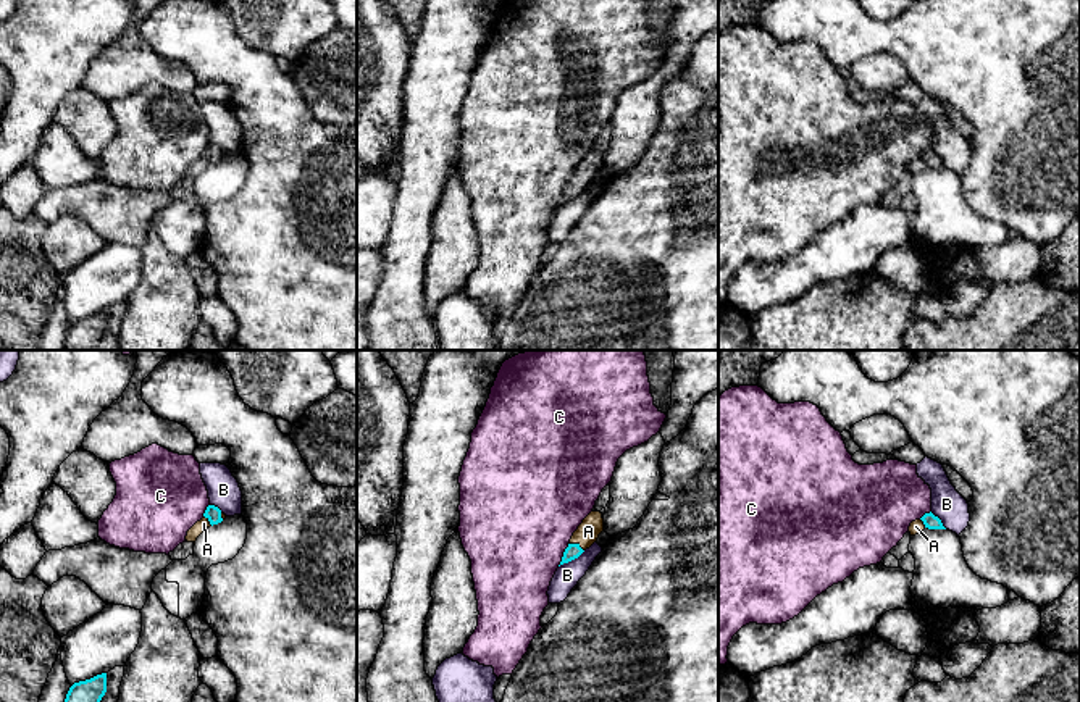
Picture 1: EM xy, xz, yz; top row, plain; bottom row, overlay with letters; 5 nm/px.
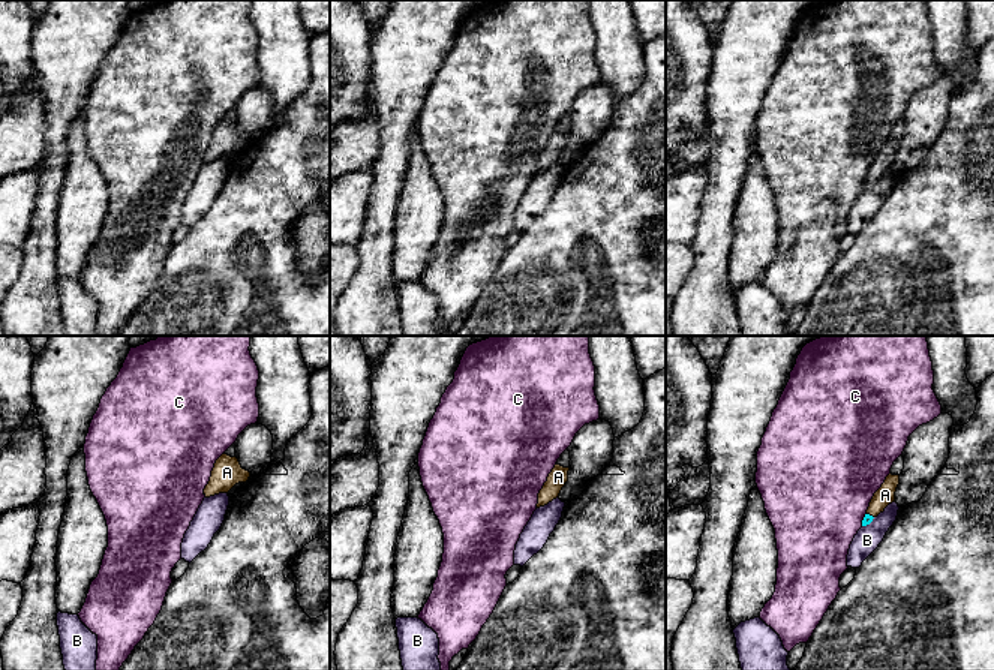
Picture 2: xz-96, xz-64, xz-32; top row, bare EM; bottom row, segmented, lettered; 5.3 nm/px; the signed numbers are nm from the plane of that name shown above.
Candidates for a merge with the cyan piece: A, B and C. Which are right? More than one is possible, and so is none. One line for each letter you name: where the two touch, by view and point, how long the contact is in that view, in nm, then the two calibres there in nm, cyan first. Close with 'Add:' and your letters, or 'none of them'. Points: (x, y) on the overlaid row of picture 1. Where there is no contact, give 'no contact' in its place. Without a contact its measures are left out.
A: xz (577, 544) | 90 nm | 80/110 nm
Add: A

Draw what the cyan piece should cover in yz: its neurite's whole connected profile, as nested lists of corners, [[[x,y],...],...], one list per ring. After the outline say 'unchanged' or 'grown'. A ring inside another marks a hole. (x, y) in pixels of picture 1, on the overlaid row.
[[[931,512],[925,513],[920,520],[915,520],[909,526],[910,536],[922,533],[925,528],[928,529],[946,529],[938,516]]]; grown

